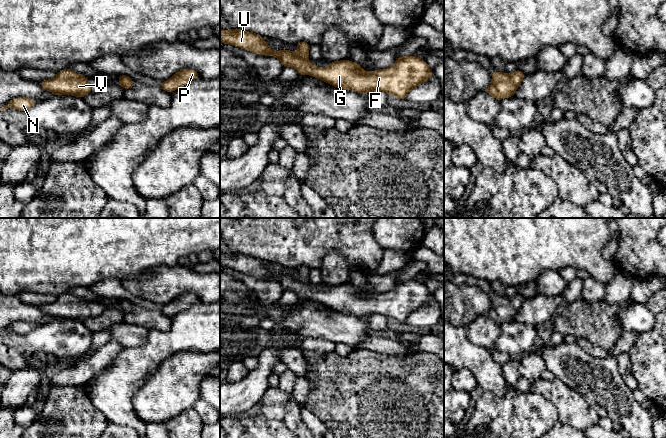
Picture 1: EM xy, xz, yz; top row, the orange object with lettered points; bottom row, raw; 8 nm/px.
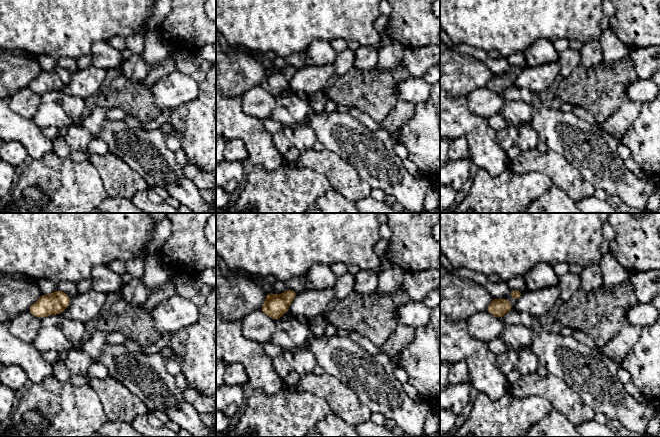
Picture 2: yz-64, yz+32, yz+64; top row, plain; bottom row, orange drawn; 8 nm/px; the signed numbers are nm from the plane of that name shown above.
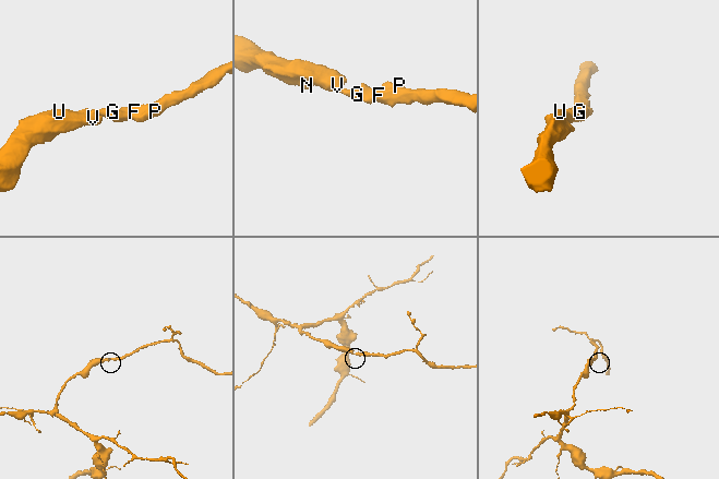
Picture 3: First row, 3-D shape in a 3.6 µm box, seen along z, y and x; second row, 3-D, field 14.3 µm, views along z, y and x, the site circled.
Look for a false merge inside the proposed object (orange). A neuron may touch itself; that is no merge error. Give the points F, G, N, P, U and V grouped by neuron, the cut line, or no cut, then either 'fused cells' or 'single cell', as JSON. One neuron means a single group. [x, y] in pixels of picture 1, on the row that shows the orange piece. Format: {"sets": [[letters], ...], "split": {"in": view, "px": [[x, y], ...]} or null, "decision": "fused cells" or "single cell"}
{"sets": [["F", "G", "N", "P", "U", "V"]], "split": null, "decision": "single cell"}

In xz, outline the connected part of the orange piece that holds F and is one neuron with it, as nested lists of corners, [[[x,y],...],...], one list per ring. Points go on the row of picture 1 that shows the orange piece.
[[[230,29],[220,31],[220,42],[230,44],[255,54],[276,56],[283,64],[283,67],[294,67],[300,75],[312,75],[316,78],[331,84],[334,87],[353,90],[355,92],[366,95],[372,90],[381,90],[390,95],[397,96],[404,101],[408,92],[417,87],[422,82],[427,81],[432,76],[432,70],[428,64],[421,58],[416,56],[398,56],[396,63],[388,68],[377,70],[374,72],[363,72],[363,67],[349,60],[331,62],[325,68],[318,68],[308,61],[310,44],[307,42],[299,42],[296,44],[299,49],[298,53],[289,50],[273,51],[264,41],[262,36],[247,32],[240,29]]]

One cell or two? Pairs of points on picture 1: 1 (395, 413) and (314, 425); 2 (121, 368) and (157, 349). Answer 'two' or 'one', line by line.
1: two
2: one

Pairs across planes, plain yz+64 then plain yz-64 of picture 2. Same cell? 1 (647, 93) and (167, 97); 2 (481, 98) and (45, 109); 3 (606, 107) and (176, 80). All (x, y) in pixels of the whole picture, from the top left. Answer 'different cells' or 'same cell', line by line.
1: same cell
2: different cells
3: different cells

